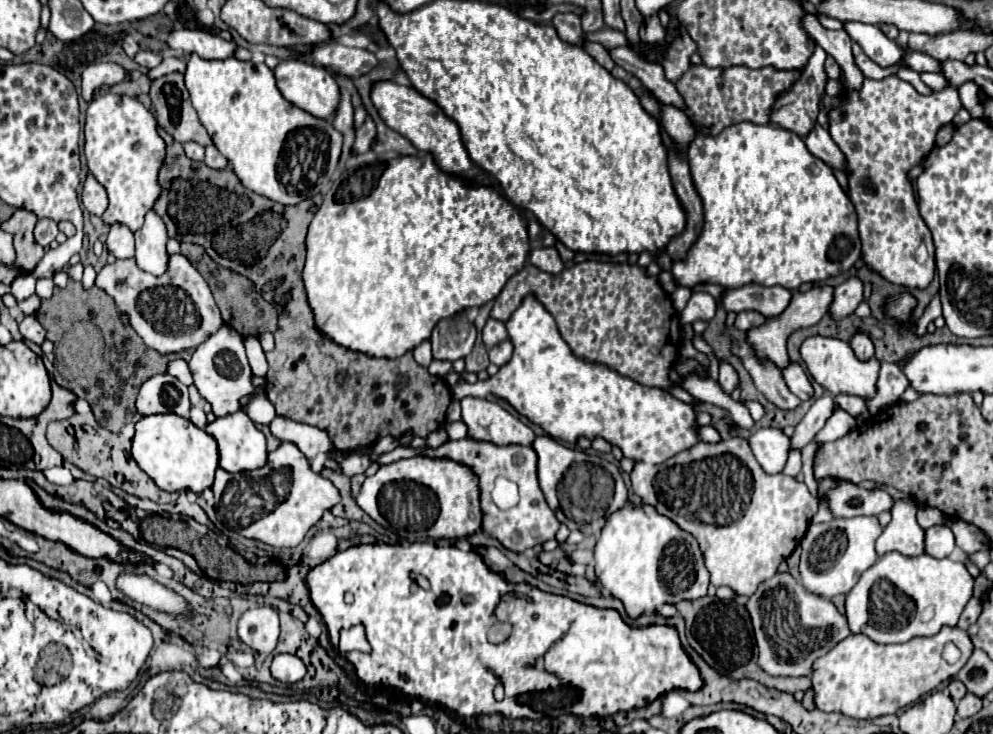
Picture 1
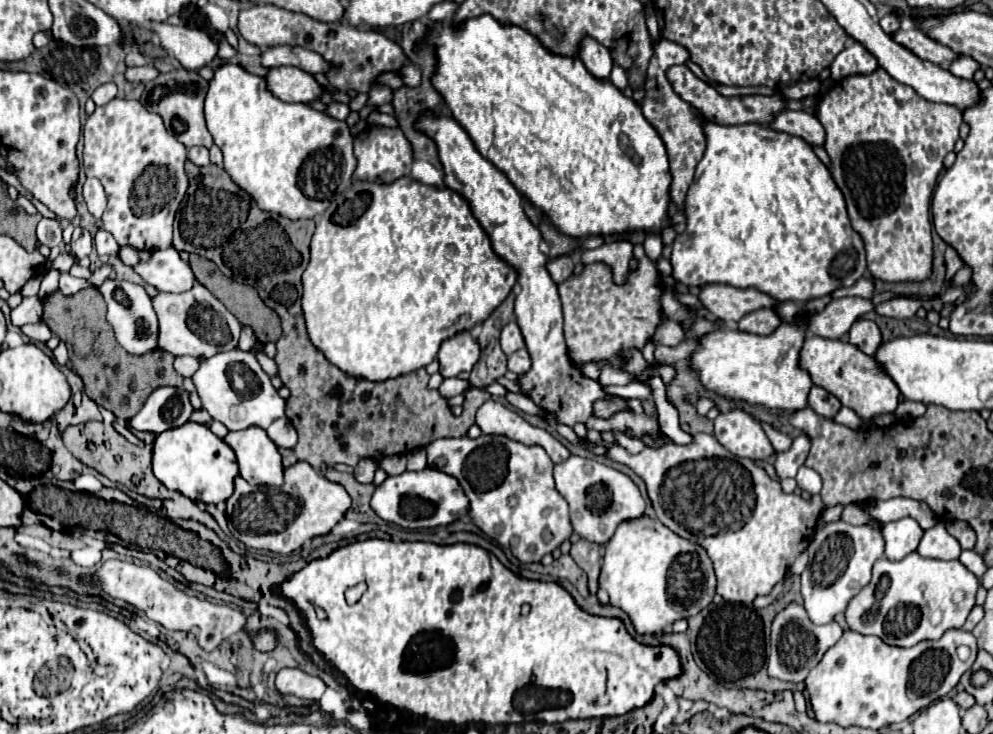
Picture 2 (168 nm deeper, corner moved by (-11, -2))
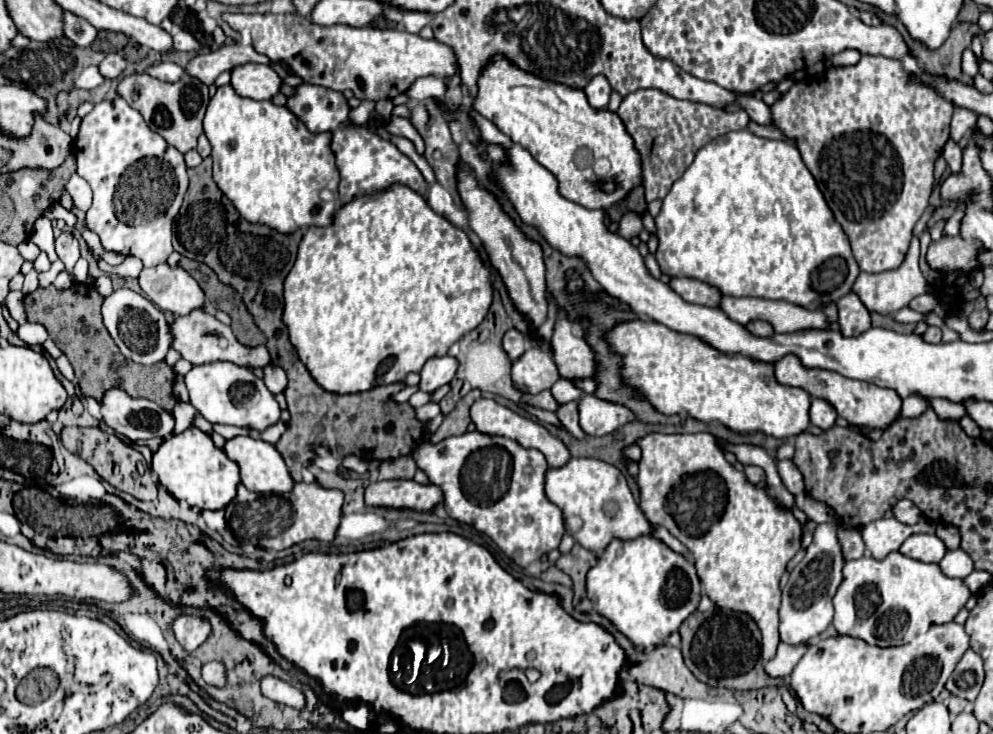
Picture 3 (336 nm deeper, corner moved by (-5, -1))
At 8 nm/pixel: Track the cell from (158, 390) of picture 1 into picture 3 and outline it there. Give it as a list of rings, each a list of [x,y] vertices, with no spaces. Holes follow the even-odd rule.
[[[111,387],[103,393],[103,397],[101,397],[101,417],[103,417],[105,425],[109,425],[115,433],[123,435],[125,439],[129,439],[133,443],[153,439],[153,437],[167,439],[167,437],[171,437],[173,425],[175,425],[173,415],[163,411],[157,403],[153,403],[149,399],[129,397],[123,389],[117,389],[117,387]]]

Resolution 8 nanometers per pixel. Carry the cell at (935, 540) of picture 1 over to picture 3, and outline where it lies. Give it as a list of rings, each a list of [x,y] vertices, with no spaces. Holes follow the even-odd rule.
[[[911,535],[903,541],[899,551],[911,559],[923,561],[923,563],[939,563],[943,555],[947,553],[945,545],[937,535]]]

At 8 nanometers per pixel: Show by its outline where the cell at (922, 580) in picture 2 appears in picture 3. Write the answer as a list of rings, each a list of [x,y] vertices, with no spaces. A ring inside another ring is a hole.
[[[899,551],[889,553],[881,561],[865,555],[847,561],[843,567],[843,581],[833,597],[833,625],[839,635],[849,635],[869,645],[905,645],[931,623],[953,621],[971,595],[961,579],[943,575],[937,563],[921,563]]]

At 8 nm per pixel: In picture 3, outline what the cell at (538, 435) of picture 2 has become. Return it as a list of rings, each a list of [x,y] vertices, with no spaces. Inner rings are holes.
[[[477,399],[477,401],[471,405],[471,421],[475,423],[475,427],[477,427],[479,433],[509,437],[509,439],[517,441],[517,443],[523,445],[523,447],[539,449],[539,451],[545,455],[549,467],[563,467],[563,465],[571,459],[569,449],[565,447],[565,443],[563,443],[559,437],[551,435],[543,425],[539,425],[539,423],[535,423],[535,421],[531,421],[531,419],[527,419],[527,417],[523,417],[523,415],[519,415],[519,413],[515,413],[515,411],[511,411],[511,409],[507,409],[507,407],[503,407],[503,405],[499,405],[499,403],[493,401],[493,399]]]

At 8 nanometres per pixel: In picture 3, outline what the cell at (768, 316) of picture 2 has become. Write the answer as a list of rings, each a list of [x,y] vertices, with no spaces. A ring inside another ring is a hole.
[[[753,321],[753,323],[747,323],[745,329],[749,333],[753,333],[755,337],[771,337],[775,331],[773,331],[773,325],[767,323],[767,321]]]

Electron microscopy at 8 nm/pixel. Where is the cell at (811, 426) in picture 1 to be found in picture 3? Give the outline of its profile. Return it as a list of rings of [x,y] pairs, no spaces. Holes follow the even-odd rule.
[[[747,465],[747,467],[745,467],[745,477],[747,477],[747,481],[753,483],[753,485],[759,485],[759,483],[765,481],[763,471],[761,471],[759,467],[755,467],[755,465]]]

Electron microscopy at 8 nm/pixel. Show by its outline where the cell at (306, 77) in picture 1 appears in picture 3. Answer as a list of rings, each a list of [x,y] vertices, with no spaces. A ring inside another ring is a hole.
[[[245,63],[231,69],[231,87],[237,95],[249,99],[271,99],[279,93],[281,77],[269,65]]]

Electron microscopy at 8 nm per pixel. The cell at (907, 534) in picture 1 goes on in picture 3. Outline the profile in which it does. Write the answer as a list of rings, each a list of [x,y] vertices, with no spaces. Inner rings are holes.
[[[883,517],[877,519],[865,527],[861,527],[861,537],[865,541],[867,551],[875,557],[875,559],[885,559],[891,551],[897,551],[901,547],[901,543],[915,533],[934,534],[936,531],[936,523],[927,519],[919,520],[913,526],[905,525],[901,521],[897,521],[895,517]]]

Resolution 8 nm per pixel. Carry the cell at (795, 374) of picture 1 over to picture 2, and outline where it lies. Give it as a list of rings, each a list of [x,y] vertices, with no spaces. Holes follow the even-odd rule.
[[[813,384],[811,390],[809,390],[809,406],[811,406],[817,414],[821,414],[821,416],[833,418],[833,416],[839,412],[841,402],[839,402],[835,396],[831,396],[825,388]]]

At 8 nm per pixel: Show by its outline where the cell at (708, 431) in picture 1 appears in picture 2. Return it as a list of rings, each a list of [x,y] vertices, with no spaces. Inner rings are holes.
[[[659,375],[645,382],[652,390],[656,404],[661,431],[676,444],[684,445],[693,441],[693,436],[683,431],[679,423],[679,413],[666,396],[666,385]]]

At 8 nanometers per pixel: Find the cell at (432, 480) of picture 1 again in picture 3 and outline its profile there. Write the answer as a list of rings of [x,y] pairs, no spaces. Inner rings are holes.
[[[375,481],[365,489],[367,507],[431,511],[441,501],[441,489],[437,485],[419,485],[415,481]]]

